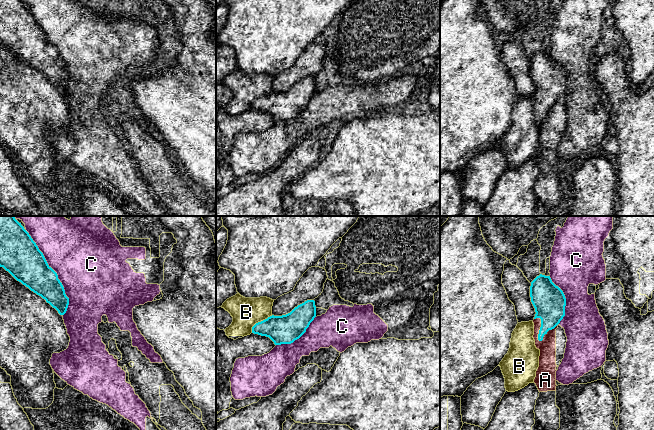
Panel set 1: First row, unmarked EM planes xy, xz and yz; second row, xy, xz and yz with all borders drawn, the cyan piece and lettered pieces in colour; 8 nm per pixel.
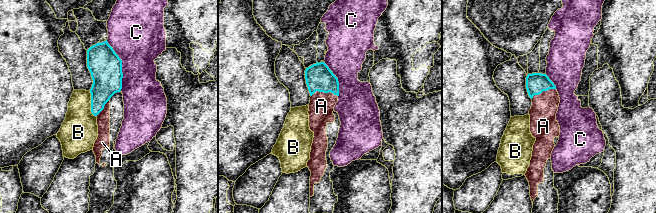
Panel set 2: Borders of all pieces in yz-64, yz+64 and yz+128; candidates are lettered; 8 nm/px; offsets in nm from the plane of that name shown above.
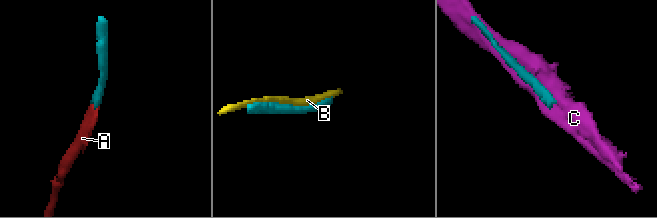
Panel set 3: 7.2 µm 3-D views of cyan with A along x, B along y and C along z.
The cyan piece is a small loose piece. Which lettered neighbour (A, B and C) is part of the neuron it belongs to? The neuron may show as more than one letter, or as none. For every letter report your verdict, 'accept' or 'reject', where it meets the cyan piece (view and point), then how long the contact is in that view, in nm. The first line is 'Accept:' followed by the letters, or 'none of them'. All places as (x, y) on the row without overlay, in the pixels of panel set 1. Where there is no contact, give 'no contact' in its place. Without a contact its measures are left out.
Accept: A
A: accept | yz (546, 109) | 200 nm
B: reject | xz (259, 98) | 220 nm
C: reject | xy (56, 49) | 750 nm

